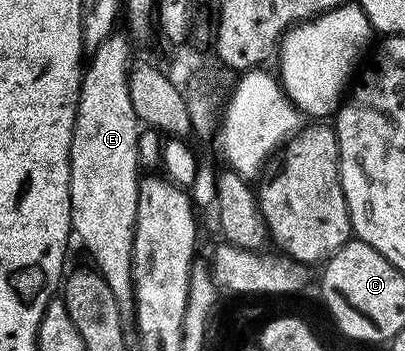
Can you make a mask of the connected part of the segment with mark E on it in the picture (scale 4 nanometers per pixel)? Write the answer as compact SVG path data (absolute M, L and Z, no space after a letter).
M116 31L114 34L106 38L105 41L98 46L95 52L92 52L86 67L82 81L82 89L79 91L77 117L74 121L74 133L71 138L70 145L70 219L72 232L82 239L84 245L91 253L93 259L92 264L100 275L105 277L106 284L113 292L113 297L117 300L117 309L121 317L125 321L132 320L135 315L135 284L134 284L134 267L132 265L132 249L133 241L135 240L135 221L137 209L137 197L139 196L139 180L141 178L141 166L138 161L138 135L141 130L141 125L138 117L133 111L133 103L129 97L129 62L132 58L131 45L128 39L121 31Z

